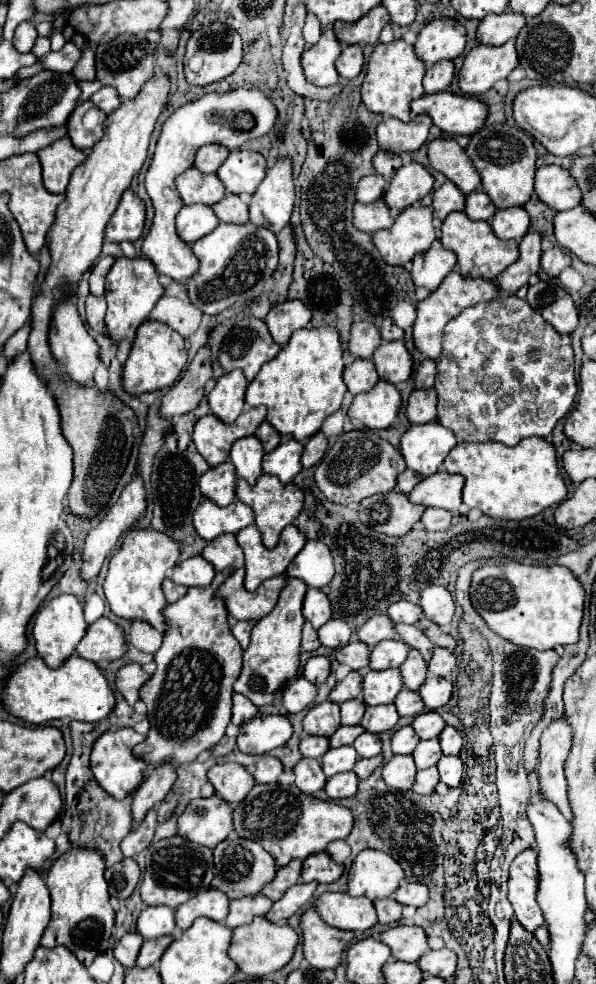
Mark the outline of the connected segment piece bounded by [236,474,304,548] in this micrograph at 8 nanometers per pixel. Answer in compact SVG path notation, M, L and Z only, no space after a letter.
M262 474L254 486L246 484L244 480L236 480L236 498L254 510L254 520L266 548L274 548L278 544L280 532L284 530L284 526L292 524L304 504L304 494L296 484L282 484L276 476L270 474Z

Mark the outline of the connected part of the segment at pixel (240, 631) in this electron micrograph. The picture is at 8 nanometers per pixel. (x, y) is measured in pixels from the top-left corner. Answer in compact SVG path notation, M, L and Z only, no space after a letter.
M236 622L234 626L232 626L232 634L234 634L234 638L240 642L240 646L246 650L248 648L248 644L250 644L250 632L252 632L252 628L254 628L254 622Z

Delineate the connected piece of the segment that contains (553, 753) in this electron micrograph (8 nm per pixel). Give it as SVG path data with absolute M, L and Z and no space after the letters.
M566 718L554 720L540 736L540 764L538 782L546 798L550 798L558 810L572 820L572 810L566 798L564 760L572 748L572 728Z

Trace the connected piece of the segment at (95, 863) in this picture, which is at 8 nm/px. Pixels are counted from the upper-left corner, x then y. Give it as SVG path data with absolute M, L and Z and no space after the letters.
M72 848L50 866L46 876L52 896L52 918L40 944L44 948L66 946L84 966L92 964L96 954L108 948L108 938L114 928L114 908L110 906L104 868L104 856L100 856L100 852L92 852L92 848Z

